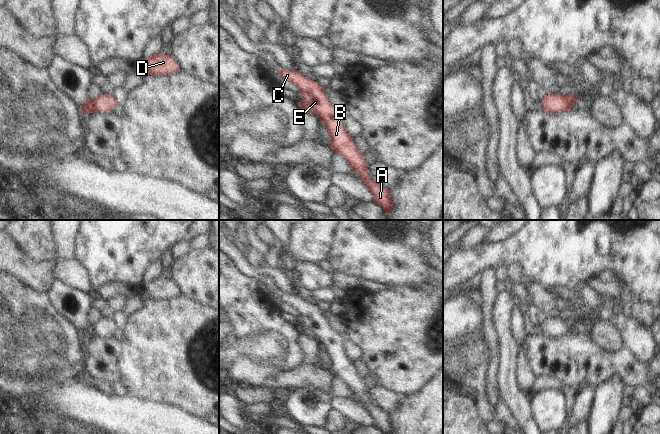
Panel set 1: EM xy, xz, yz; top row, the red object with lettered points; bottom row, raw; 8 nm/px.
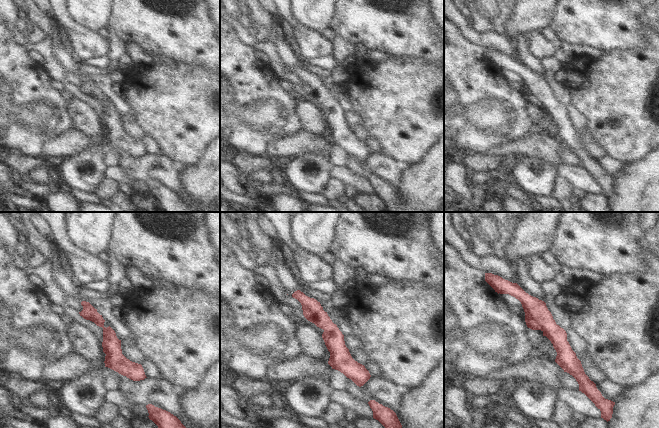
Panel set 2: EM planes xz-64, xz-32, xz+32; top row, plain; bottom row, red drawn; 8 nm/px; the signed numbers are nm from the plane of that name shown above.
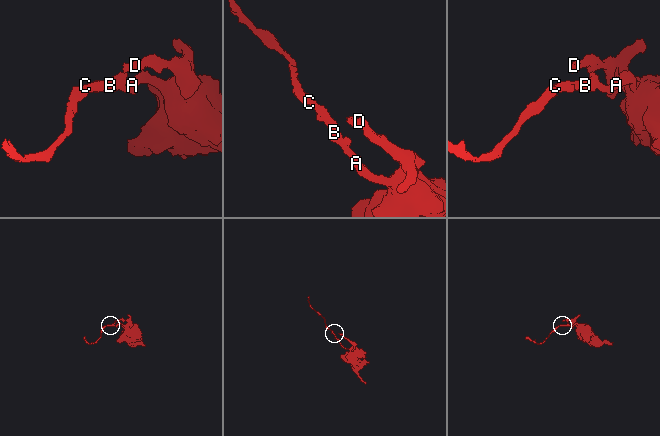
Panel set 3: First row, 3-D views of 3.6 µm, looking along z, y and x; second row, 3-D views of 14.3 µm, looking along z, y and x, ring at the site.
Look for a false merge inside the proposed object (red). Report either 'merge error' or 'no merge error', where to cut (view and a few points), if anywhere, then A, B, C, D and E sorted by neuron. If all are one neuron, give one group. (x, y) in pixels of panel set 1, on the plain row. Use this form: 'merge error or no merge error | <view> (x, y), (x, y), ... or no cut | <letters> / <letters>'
no merge error | no cut | A B C D E

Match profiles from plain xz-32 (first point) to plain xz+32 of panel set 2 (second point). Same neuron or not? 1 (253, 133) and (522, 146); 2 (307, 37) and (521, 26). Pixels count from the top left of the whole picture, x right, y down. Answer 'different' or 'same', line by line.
1: different
2: different

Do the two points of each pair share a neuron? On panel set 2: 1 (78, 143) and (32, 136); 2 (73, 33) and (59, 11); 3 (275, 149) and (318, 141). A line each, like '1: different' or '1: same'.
1: different
2: same
3: same

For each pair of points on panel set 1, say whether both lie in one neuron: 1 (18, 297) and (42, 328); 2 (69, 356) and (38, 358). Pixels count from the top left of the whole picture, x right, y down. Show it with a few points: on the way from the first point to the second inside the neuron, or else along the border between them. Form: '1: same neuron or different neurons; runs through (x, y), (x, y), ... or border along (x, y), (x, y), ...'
1: same neuron; runs through (19, 305), (34, 320)
2: same neuron; runs through (61, 356), (46, 356)

